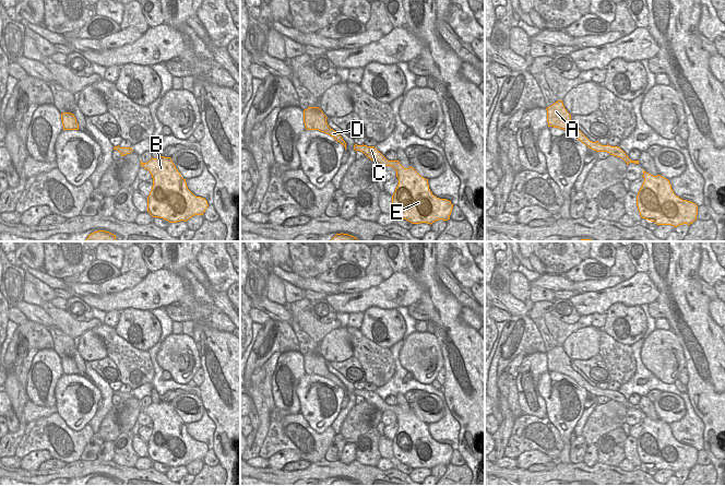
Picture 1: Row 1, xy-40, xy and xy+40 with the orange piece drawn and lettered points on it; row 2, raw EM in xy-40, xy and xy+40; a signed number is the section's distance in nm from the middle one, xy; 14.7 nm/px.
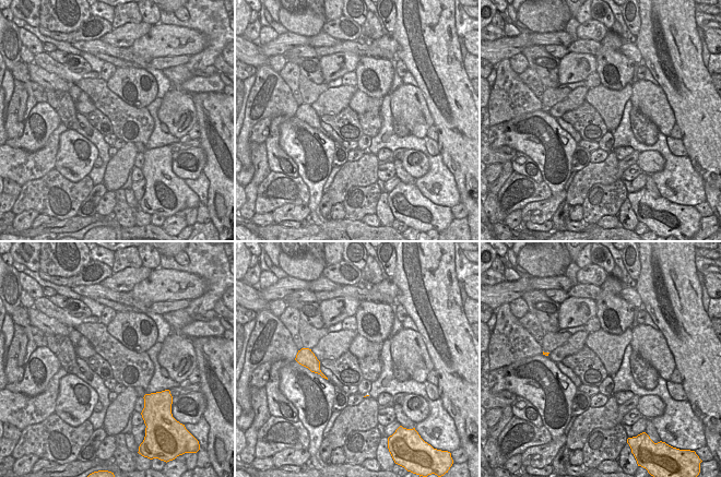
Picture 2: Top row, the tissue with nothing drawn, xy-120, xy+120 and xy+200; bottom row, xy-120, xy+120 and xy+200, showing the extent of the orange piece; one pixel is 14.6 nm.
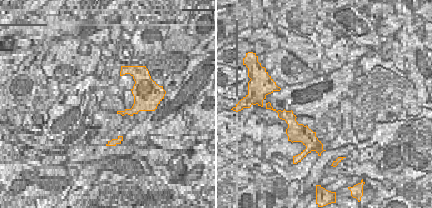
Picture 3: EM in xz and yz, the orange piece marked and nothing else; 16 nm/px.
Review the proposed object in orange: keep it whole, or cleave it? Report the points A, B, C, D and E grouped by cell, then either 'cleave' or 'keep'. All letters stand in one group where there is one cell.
A B C D E; keep

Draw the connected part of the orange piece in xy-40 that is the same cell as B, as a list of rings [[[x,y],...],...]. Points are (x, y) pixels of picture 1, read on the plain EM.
[[[170,402],[151,403],[147,407],[141,405],[141,411],[147,414],[153,423],[153,431],[147,441],[147,457],[153,462],[159,462],[169,467],[187,466],[194,460],[203,460],[209,449],[204,442],[194,440],[187,431]]]

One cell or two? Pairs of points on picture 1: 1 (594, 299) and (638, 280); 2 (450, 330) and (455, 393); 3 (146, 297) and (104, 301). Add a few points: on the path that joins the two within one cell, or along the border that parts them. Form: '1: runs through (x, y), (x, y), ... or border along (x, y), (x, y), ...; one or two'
1: runs through (605, 298), (628, 291); one
2: runs through (443, 339), (453, 375); one
3: runs through (135, 297), (115, 300); one

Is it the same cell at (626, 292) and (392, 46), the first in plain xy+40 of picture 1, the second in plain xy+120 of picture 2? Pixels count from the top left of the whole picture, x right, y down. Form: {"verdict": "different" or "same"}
{"verdict": "same"}

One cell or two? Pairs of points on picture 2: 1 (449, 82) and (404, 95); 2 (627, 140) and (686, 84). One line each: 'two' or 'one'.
1: two
2: two

